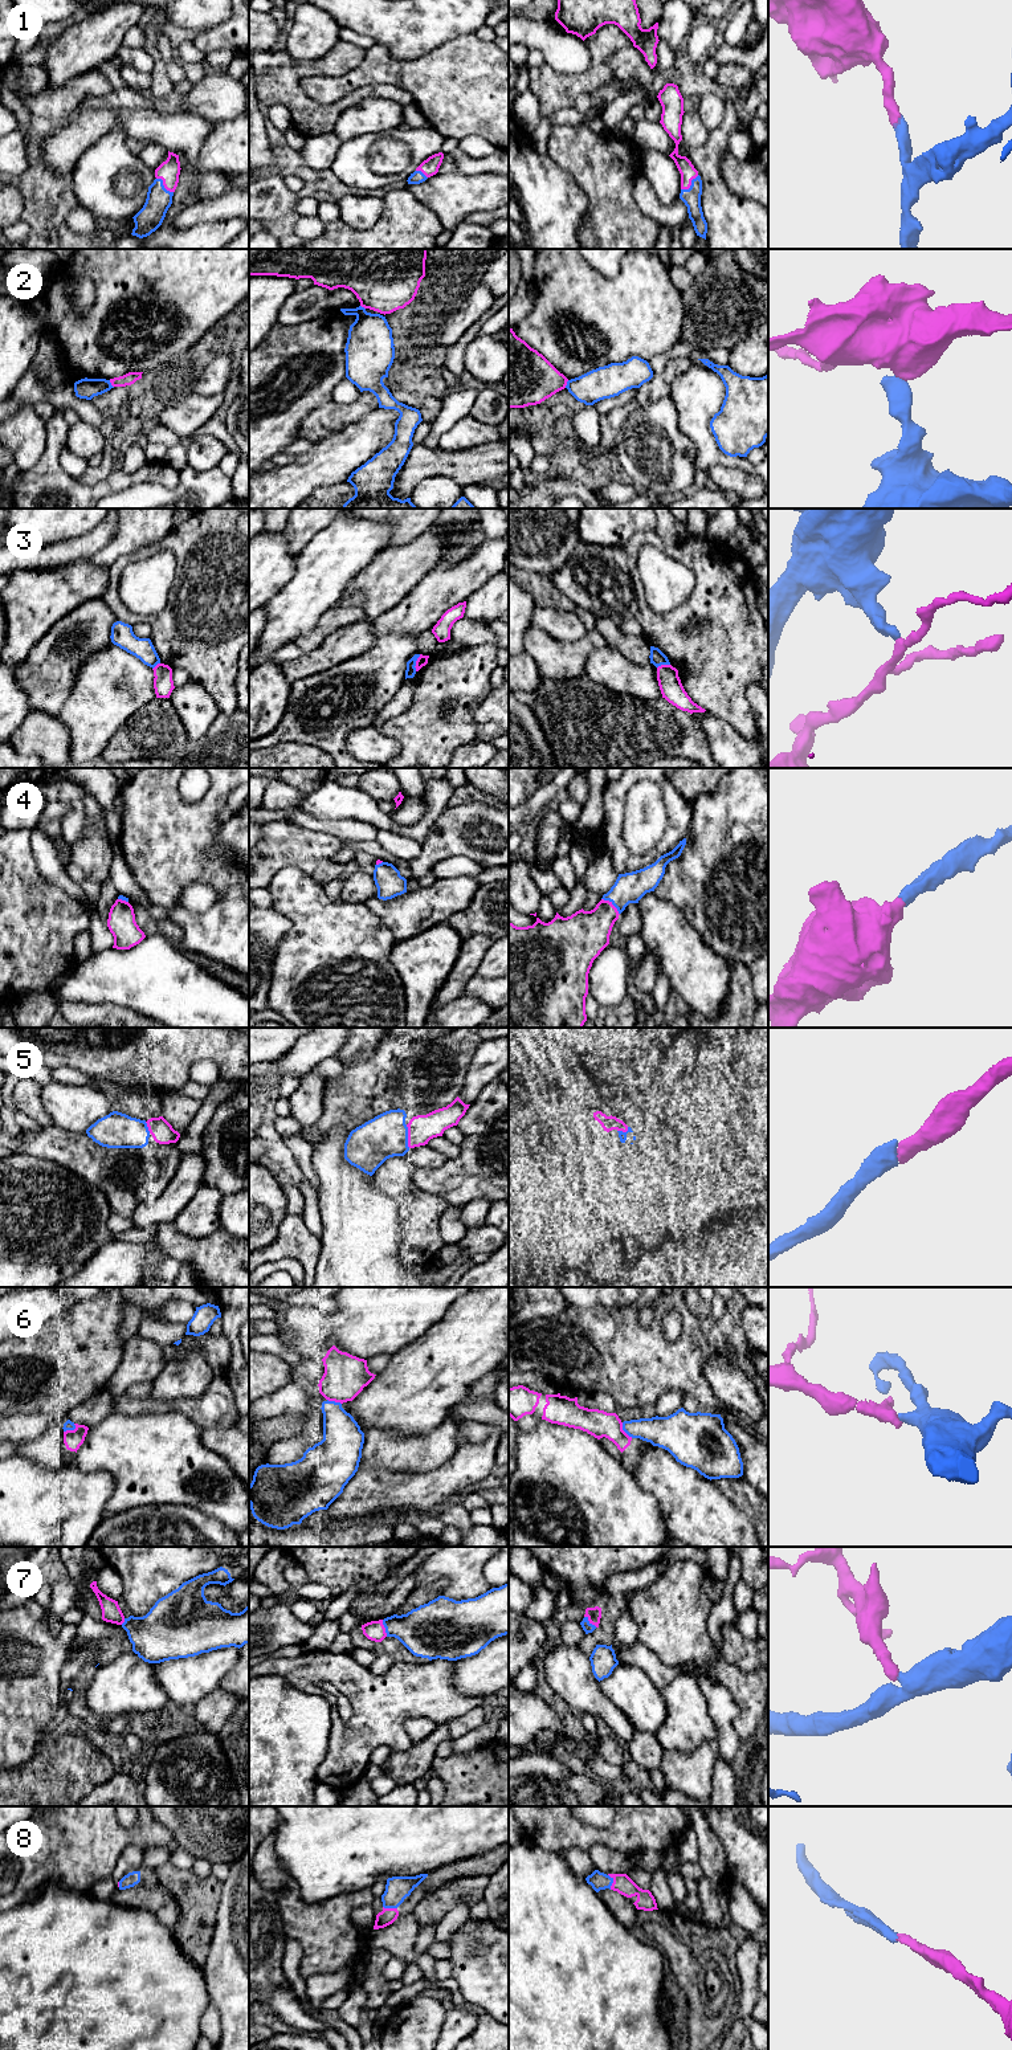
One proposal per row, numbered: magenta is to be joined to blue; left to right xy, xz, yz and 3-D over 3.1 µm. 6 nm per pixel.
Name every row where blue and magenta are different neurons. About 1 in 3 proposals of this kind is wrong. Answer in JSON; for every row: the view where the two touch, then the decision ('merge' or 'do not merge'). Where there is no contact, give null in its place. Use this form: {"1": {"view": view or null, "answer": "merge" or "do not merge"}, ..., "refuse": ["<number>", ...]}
{"1": {"view": "yz", "answer": "merge"}, "2": {"view": "yz", "answer": "do not merge"}, "3": {"view": "xz", "answer": "do not merge"}, "4": {"view": "yz", "answer": "merge"}, "5": {"view": "xz", "answer": "merge"}, "6": {"view": "yz", "answer": "do not merge"}, "7": {"view": "xz", "answer": "merge"}, "8": {"view": "yz", "answer": "merge"}, "refuse": ["2", "3", "6"]}

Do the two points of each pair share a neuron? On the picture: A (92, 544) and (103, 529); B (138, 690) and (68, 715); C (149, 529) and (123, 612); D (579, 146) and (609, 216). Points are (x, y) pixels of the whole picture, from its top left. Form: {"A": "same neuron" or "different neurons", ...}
{"A": "same neuron", "B": "same neuron", "C": "different neurons", "D": "same neuron"}

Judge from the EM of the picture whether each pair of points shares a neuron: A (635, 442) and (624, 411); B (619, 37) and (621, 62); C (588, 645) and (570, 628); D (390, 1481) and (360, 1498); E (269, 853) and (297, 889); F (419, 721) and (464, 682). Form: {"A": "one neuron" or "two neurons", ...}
{"A": "two neurons", "B": "two neurons", "C": "two neurons", "D": "one neuron", "E": "two neurons", "F": "one neuron"}

